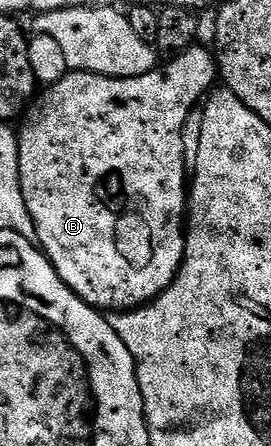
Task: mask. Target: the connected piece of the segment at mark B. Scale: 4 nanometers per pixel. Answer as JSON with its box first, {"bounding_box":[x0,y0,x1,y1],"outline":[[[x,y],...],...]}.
{"bounding_box":[17,44,218,312],"outline":[[[194,44],[189,49],[170,57],[165,67],[149,70],[145,74],[140,74],[134,78],[112,78],[111,76],[103,76],[102,74],[92,74],[91,72],[83,72],[75,70],[63,76],[63,80],[59,80],[54,86],[46,86],[32,99],[31,105],[24,111],[23,117],[20,119],[21,128],[17,134],[17,147],[19,148],[19,176],[21,177],[21,187],[23,188],[23,200],[27,204],[27,212],[31,212],[31,220],[37,229],[35,239],[36,245],[42,254],[49,259],[49,263],[55,268],[55,272],[63,279],[69,287],[81,297],[88,306],[92,306],[102,312],[120,312],[122,310],[135,310],[139,306],[144,306],[147,302],[152,302],[154,298],[158,298],[168,286],[177,279],[177,273],[181,270],[181,261],[185,258],[185,235],[187,233],[187,169],[184,162],[183,148],[183,128],[187,121],[187,116],[195,107],[214,89],[213,81],[218,81],[217,59],[214,51],[209,50],[200,44]]]}

